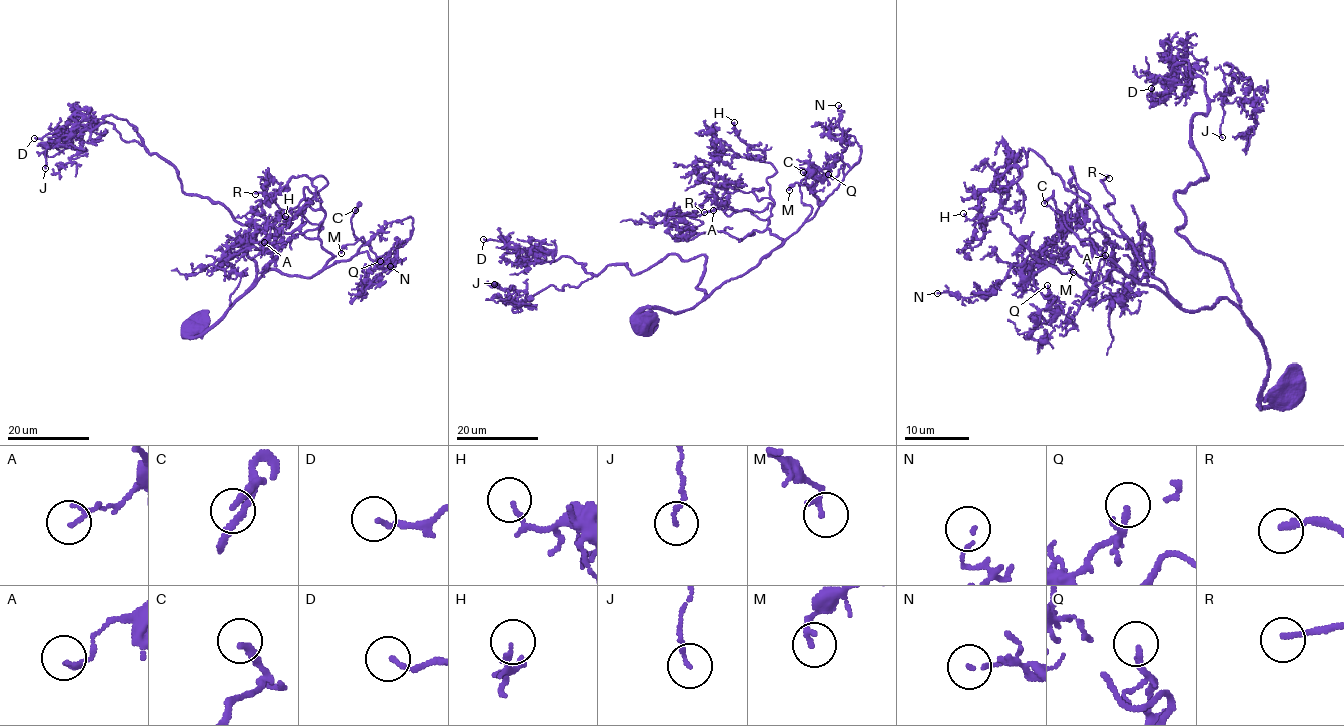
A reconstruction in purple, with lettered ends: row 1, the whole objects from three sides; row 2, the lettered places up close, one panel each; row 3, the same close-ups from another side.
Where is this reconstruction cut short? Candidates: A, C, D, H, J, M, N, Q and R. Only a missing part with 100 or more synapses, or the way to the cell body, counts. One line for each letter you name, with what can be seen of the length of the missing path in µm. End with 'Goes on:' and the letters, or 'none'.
C: missing 30 µm
R: missing 70 µm
Goes on: C, R

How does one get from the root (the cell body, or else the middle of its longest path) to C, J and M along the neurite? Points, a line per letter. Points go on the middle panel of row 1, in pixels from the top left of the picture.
C: (642, 323), (653, 309), (694, 308), (792, 235), (812, 209), (802, 202), (803, 172)
J: (642, 323), (703, 299), (704, 255), (668, 254), (635, 274), (608, 264), (527, 297), (494, 284)
M: (642, 323), (653, 309), (692, 309), (726, 282), (754, 268), (808, 222), (825, 200), (798, 183), (789, 190)

